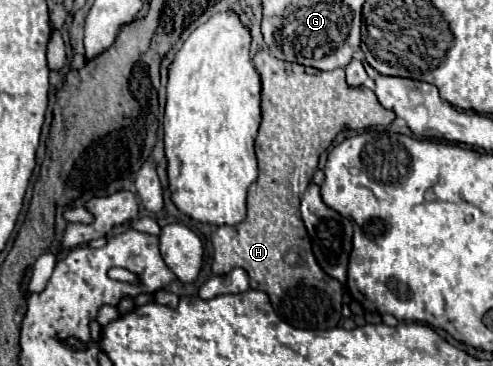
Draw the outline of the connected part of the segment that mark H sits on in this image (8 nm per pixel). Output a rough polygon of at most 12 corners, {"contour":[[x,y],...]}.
{"contour":[[254,55],[258,179],[212,233],[276,315],[334,329],[342,285],[316,263],[300,200],[344,129],[396,115],[344,69]]}

